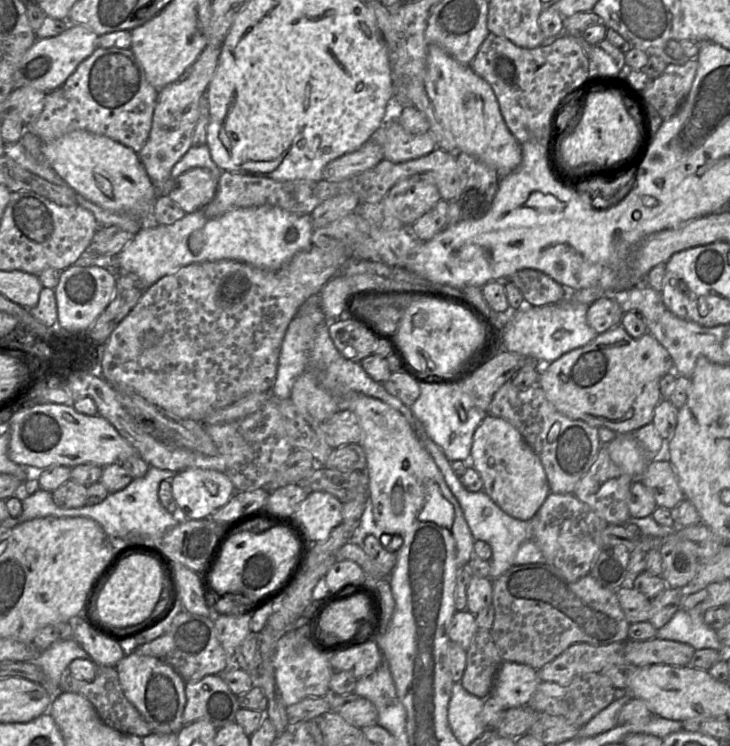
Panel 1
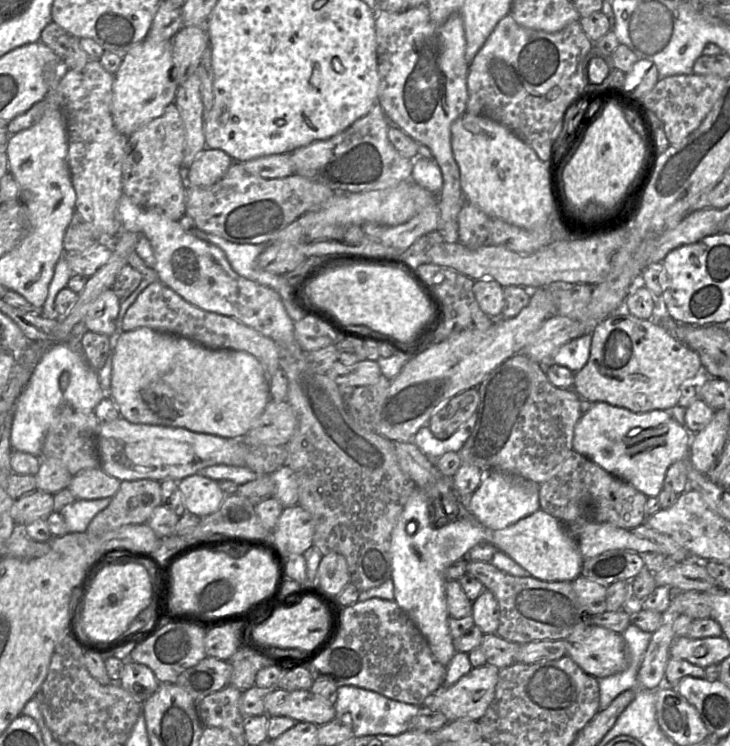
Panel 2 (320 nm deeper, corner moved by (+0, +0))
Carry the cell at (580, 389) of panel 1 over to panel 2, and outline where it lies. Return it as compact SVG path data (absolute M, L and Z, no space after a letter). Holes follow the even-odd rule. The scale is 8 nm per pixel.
M623 308L600 322L591 332L592 343L586 365L574 373L574 391L581 399L605 402L635 413L652 410L670 411L678 405L681 386L699 379L703 367L699 354L677 340L667 329L652 319L643 320Z

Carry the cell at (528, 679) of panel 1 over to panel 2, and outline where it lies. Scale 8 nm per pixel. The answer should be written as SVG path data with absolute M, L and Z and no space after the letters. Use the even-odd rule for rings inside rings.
M490 664L472 668L455 684L442 685L423 706L442 712L449 721L478 721L494 698L499 670Z

